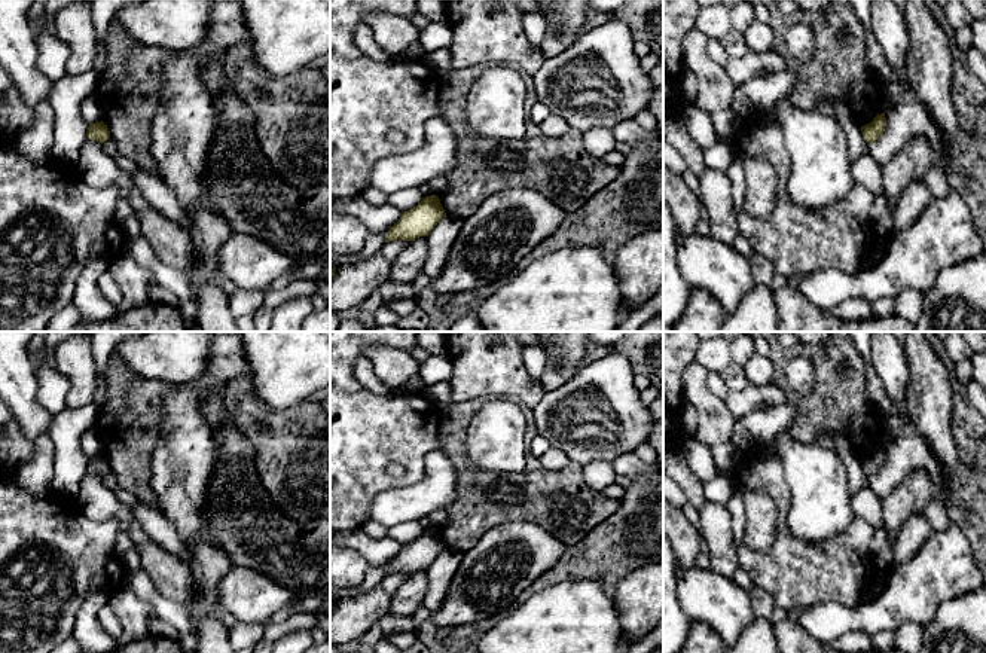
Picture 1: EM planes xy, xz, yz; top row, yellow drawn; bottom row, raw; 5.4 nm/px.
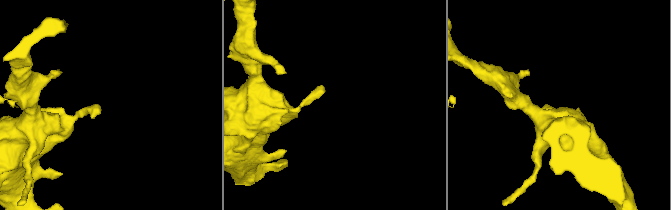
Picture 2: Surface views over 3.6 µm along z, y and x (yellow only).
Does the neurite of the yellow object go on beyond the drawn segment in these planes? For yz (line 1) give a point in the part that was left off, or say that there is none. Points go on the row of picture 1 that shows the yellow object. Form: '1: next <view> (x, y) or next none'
1: next none

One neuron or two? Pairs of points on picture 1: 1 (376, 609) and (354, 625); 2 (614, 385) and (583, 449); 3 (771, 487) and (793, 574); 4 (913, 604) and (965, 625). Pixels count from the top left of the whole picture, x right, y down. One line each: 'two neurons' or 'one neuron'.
1: one neuron
2: one neuron
3: one neuron
4: two neurons

